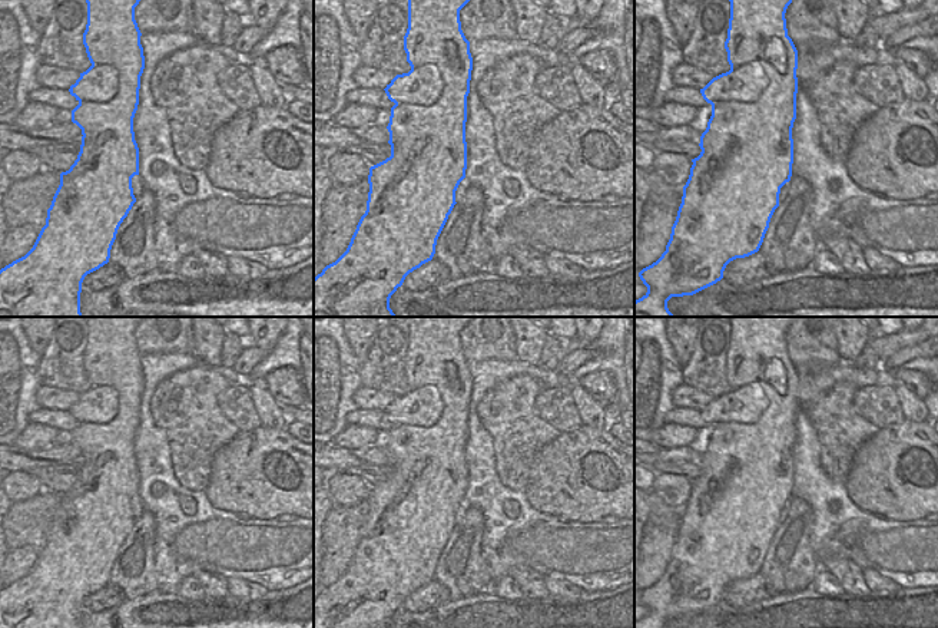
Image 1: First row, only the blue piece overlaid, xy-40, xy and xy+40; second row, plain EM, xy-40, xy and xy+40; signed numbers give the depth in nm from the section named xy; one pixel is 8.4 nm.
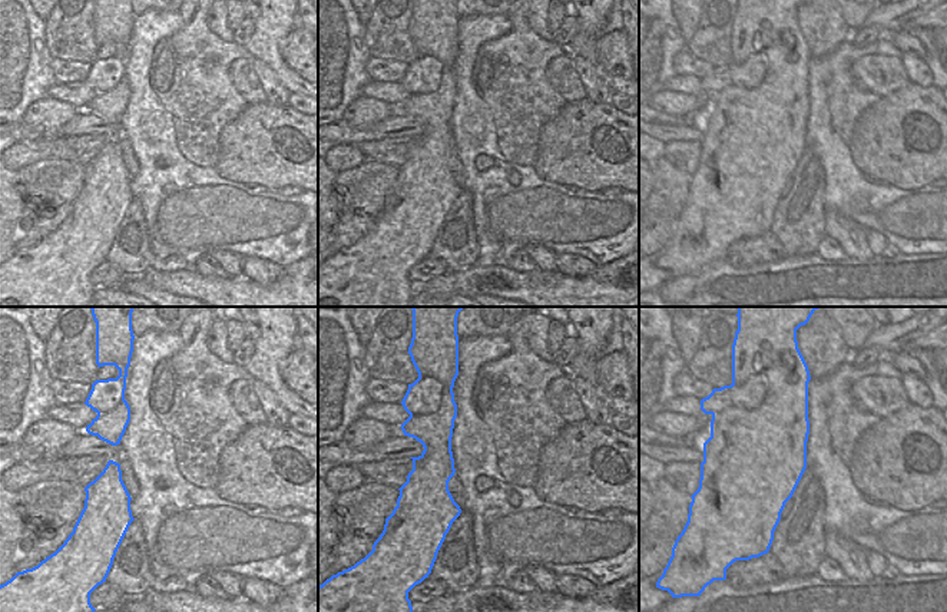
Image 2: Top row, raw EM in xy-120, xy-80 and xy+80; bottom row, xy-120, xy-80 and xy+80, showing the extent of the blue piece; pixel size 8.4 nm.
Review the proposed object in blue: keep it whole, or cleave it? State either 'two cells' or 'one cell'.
two cells

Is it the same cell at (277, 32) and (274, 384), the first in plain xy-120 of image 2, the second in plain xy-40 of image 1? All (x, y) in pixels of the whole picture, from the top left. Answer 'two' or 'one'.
two

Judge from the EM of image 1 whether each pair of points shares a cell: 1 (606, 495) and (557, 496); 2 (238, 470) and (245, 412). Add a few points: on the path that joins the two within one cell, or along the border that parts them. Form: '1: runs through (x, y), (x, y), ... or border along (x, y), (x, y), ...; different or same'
1: runs through (595, 495), (576, 495), (569, 499); same
2: border along (261, 425), (239, 432); different

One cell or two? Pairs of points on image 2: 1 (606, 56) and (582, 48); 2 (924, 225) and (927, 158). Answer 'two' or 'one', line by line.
1: two
2: two

